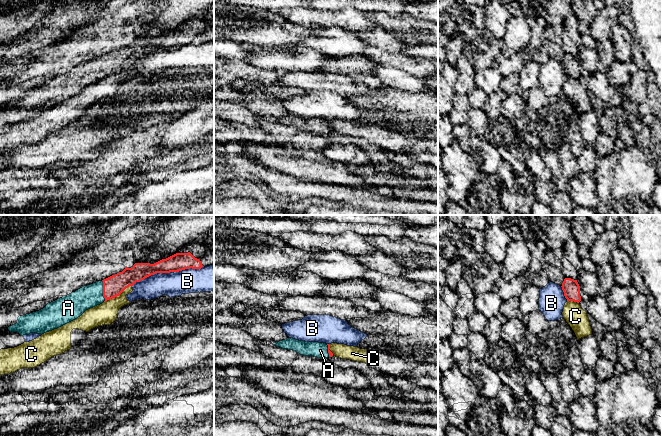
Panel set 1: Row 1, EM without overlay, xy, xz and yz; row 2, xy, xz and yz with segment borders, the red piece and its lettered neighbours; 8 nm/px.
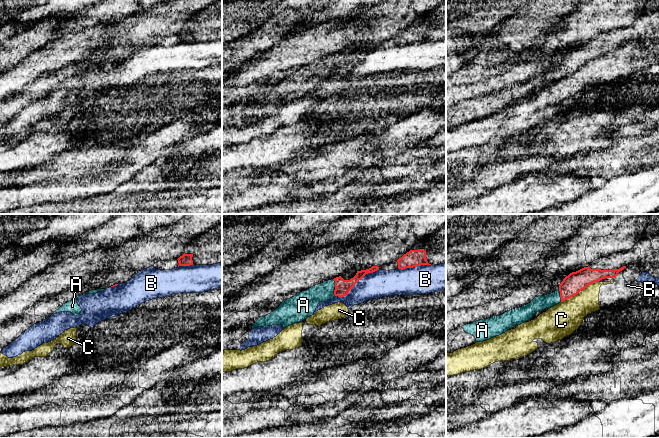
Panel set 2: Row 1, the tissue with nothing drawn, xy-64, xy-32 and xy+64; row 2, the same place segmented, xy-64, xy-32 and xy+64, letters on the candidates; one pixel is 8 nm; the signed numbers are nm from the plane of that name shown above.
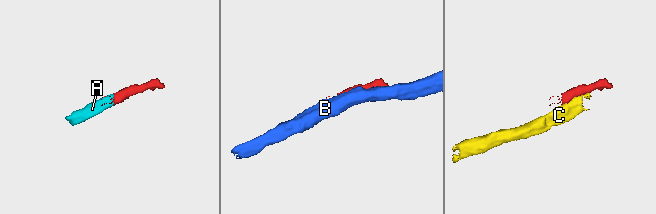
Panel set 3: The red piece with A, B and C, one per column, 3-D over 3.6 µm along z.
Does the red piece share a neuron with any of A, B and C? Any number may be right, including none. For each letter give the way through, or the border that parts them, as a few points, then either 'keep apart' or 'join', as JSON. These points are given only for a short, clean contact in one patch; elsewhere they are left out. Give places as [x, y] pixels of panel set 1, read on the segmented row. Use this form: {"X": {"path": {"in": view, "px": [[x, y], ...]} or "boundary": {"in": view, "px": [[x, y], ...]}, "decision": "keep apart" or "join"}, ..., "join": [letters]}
{"A": {"path": {"in": "xy", "px": [[113, 286], [103, 291], [88, 296], [75, 304]]}, "decision": "join"}, "B": {"decision": "keep apart"}, "C": {"boundary": {"in": "xy", "px": [[131, 285], [118, 295], [104, 302]]}, "decision": "keep apart"}, "join": ["A"]}

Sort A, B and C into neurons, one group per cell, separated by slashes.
A / B / C

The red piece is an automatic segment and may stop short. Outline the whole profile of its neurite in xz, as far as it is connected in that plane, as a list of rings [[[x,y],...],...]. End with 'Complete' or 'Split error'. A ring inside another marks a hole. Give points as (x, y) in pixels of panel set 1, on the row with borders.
[[[293,338],[273,343],[282,349],[293,350],[303,356],[314,356],[317,358],[332,357],[333,353],[329,350],[329,344],[319,342],[305,342]]]. Split error

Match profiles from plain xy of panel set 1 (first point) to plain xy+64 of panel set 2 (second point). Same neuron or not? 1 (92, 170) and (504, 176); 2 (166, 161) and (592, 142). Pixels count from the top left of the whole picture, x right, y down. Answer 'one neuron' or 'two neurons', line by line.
1: two neurons
2: two neurons

